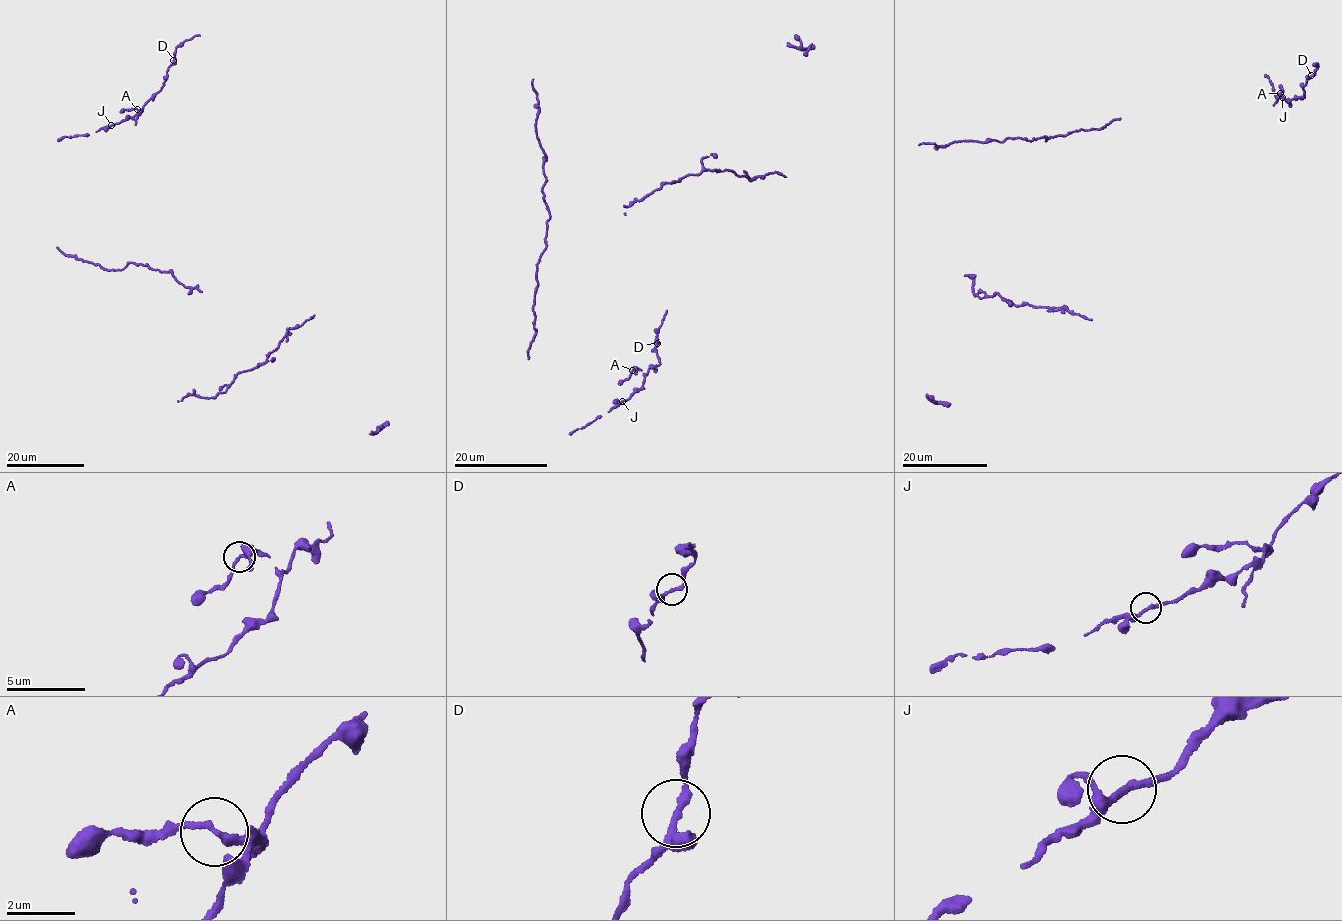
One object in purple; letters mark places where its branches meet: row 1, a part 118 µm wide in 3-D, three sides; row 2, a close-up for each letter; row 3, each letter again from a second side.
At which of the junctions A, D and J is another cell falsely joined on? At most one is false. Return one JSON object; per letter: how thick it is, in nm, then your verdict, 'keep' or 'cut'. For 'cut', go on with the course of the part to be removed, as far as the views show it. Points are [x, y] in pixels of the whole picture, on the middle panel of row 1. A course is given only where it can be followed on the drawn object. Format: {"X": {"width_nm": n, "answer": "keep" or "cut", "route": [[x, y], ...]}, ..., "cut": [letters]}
{"A": {"width_nm": 170, "answer": "keep"}, "D": {"width_nm": 180, "answer": "keep"}, "J": {"width_nm": 180, "answer": "keep"}, "cut": []}

